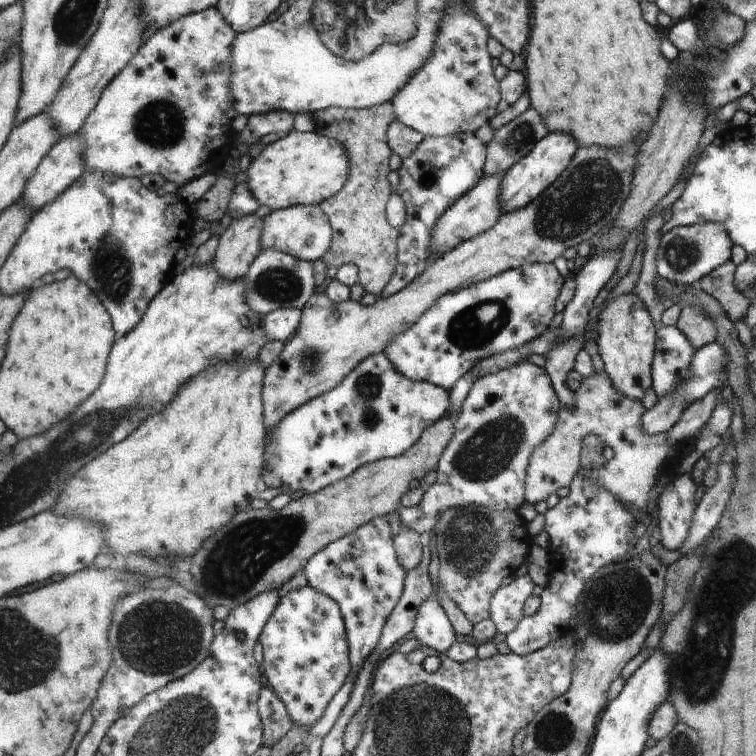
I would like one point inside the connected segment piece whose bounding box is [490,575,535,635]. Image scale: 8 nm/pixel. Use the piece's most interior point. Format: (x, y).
(508, 604)

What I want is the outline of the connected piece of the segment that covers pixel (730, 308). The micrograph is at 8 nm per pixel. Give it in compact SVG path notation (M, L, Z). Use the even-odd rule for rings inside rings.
M730 260L721 267L715 268L696 284L702 291L712 295L721 304L733 324L744 318L750 305L750 300L746 294L740 294L735 287L735 267Z

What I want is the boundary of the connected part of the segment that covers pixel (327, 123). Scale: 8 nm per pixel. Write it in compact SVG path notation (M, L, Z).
M391 102L369 109L330 107L311 114L317 126L315 132L338 140L349 153L352 171L340 192L319 204L333 227L333 240L322 260L328 267L352 263L358 267L359 280L366 292L380 298L384 286L397 268L397 240L400 230L392 228L385 211L394 192L388 182L388 161L391 148L386 144L389 124L396 118Z

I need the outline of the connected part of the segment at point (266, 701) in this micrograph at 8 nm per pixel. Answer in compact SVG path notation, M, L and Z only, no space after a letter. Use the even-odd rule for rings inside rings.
M269 686L260 692L258 708L260 708L261 721L265 727L264 746L270 749L292 730L293 719L288 714L284 703Z

